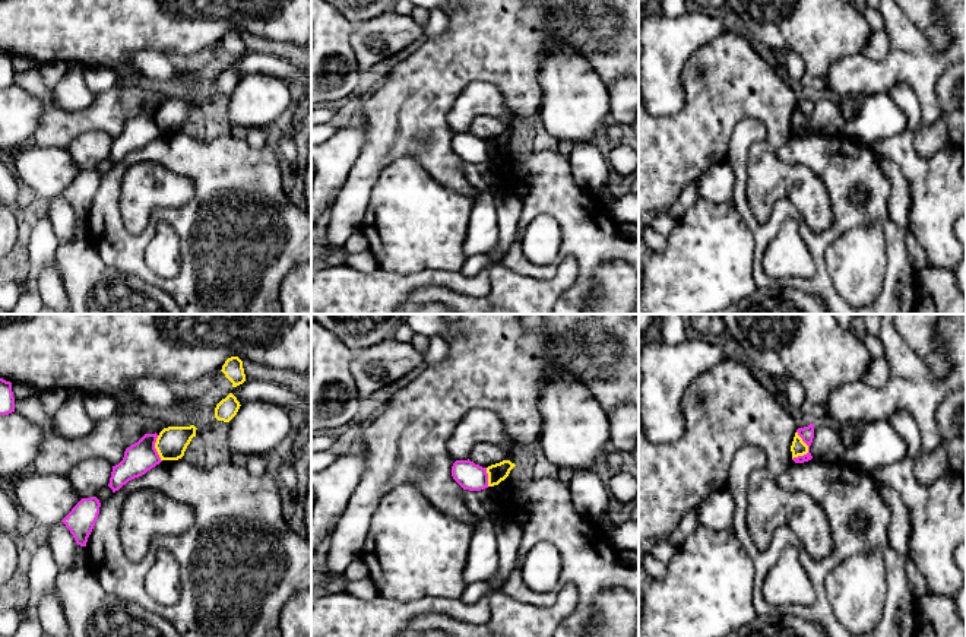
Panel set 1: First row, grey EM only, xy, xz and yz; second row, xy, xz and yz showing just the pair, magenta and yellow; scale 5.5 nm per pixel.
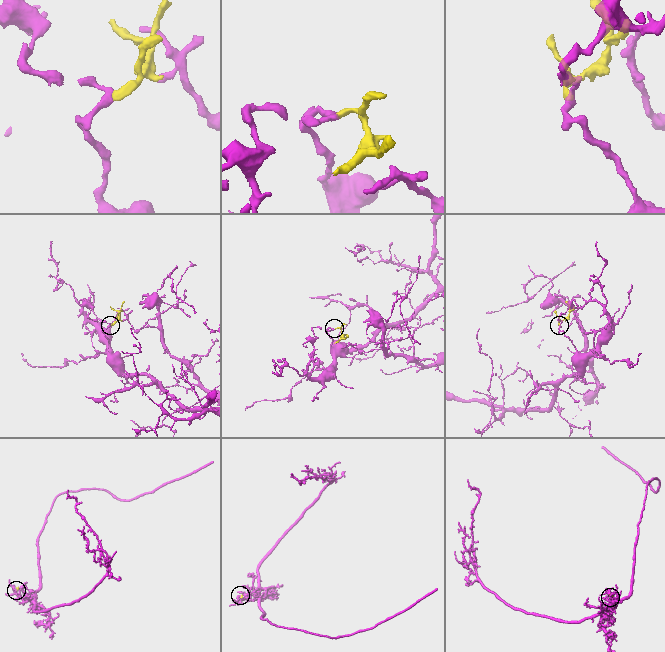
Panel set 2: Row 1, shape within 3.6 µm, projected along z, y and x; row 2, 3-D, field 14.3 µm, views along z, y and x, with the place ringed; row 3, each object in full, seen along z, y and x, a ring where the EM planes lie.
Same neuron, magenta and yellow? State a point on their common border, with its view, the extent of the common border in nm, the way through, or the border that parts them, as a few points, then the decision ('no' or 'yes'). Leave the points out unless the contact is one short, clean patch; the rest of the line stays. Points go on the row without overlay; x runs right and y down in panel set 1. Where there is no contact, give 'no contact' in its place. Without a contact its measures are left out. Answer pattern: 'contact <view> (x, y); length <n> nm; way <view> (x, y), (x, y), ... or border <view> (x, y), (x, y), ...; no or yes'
contact yz (808, 121); length 160 nm; border yz (797, 104), (807, 119), (807, 124), (792, 132); no

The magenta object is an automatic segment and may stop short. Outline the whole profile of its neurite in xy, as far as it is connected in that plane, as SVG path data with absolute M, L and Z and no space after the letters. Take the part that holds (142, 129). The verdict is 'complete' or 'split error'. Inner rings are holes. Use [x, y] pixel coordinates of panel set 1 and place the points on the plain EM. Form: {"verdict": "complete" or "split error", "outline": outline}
{"verdict": "complete", "outline": "M156 105L145 107L137 115L126 121L123 133L113 139L108 156L113 165L162 134L155 121L156 111Z"}

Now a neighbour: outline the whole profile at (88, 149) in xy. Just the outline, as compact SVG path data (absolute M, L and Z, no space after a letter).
M86 131L73 139L67 150L80 171L91 171L110 156L111 145L111 136L101 131Z

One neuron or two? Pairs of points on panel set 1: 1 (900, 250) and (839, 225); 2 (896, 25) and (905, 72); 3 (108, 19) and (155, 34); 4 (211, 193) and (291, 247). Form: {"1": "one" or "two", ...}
{"1": "one", "2": "one", "3": "one", "4": "one"}

